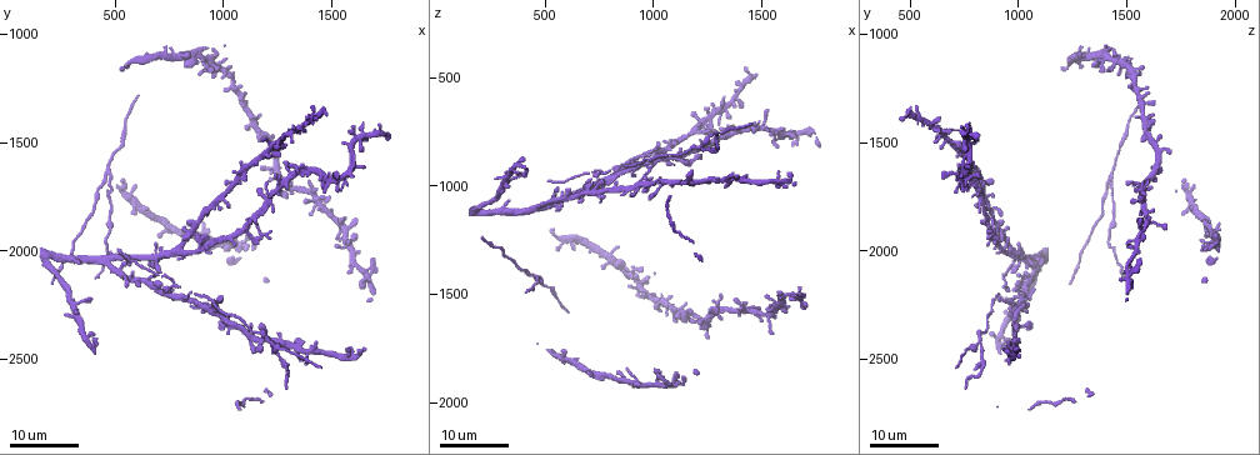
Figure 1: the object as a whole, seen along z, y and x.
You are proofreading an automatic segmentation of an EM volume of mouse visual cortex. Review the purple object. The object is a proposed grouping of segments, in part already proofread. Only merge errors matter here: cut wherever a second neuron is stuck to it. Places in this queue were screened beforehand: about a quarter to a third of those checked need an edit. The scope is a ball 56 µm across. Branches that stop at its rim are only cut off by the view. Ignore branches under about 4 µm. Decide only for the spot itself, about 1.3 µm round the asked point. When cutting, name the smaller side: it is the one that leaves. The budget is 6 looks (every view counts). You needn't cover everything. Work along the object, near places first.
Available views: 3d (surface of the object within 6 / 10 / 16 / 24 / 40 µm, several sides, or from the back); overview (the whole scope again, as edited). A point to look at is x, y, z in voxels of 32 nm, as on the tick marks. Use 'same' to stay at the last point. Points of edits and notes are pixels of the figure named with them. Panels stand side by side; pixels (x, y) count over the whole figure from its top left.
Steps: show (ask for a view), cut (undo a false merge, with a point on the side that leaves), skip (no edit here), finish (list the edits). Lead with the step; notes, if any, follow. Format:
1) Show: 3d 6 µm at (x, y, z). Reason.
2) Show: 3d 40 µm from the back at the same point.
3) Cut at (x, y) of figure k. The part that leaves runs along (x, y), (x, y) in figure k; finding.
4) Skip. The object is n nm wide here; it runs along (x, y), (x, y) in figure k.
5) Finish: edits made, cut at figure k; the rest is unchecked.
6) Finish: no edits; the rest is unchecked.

Show: 3d 16 µm at (960, 2230, 890). Three-way junction.

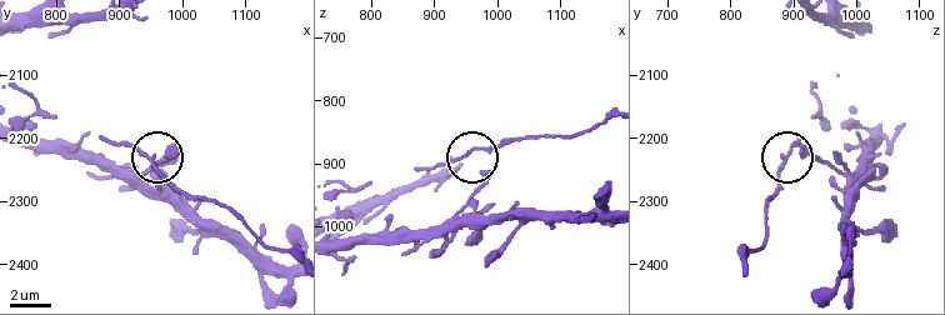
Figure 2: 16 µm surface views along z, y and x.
Show: 3d 6 µm at (955, 2230, 880). Zoom in.

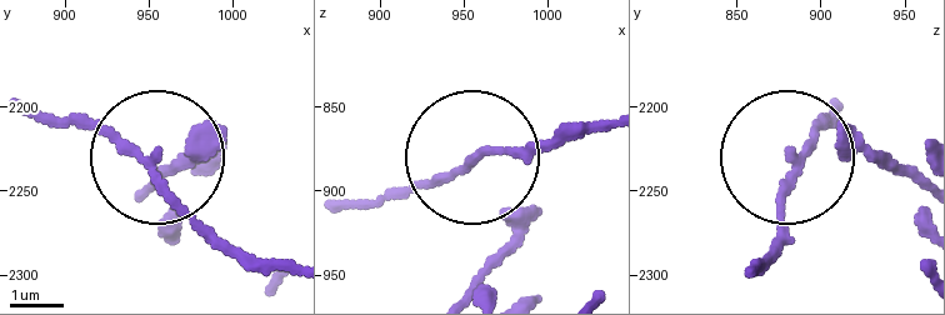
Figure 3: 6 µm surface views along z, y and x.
Skip. It runs along (918, 184), (851, 153), (788, 158), (775, 260) in figure 3; all the same neuron.

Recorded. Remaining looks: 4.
Show: 3d 24 µm at (770, 2170, 950). Four arms meet.

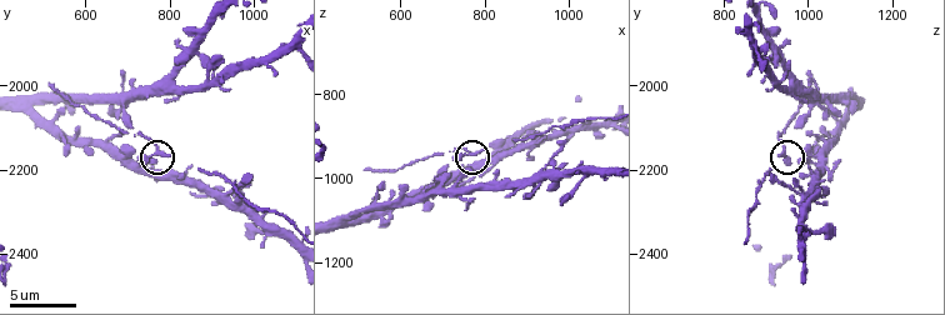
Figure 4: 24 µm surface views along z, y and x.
Show: 3d 6 µm at (755, 2165, 940). Closer look.

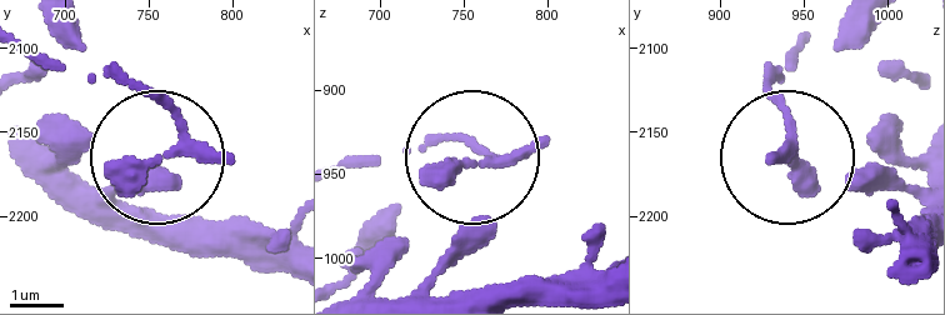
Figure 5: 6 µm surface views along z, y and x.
Skip. The object is 220 nm wide here; it runs along (424, 281), (464, 228), (455, 183), (490, 160), (428, 134) in figure 5; one neuron here.

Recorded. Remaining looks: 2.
Show: 3d 24 µm at (1210, 2430, 820). Two arms in line, one across.

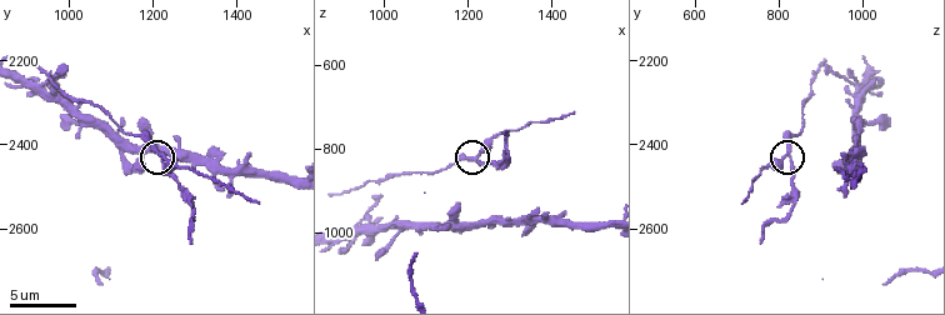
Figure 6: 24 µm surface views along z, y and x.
Show: 3d 6 µm at (1220, 2430, 825).

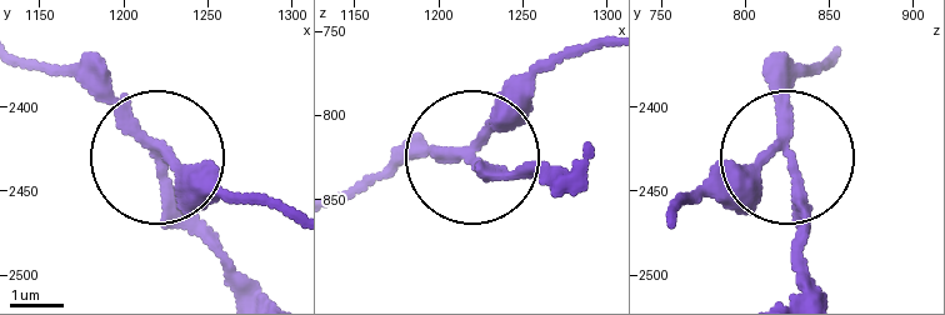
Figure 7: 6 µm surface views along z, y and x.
Cut at (493, 169) of figure 7. 3 arms meet here; the part that leaves runs along (466, 156), (556, 165) in figure 7; a second neuron is stuck on.

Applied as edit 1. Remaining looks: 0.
Finish: edits made, cut at figure 7; the rest is unchecked.

